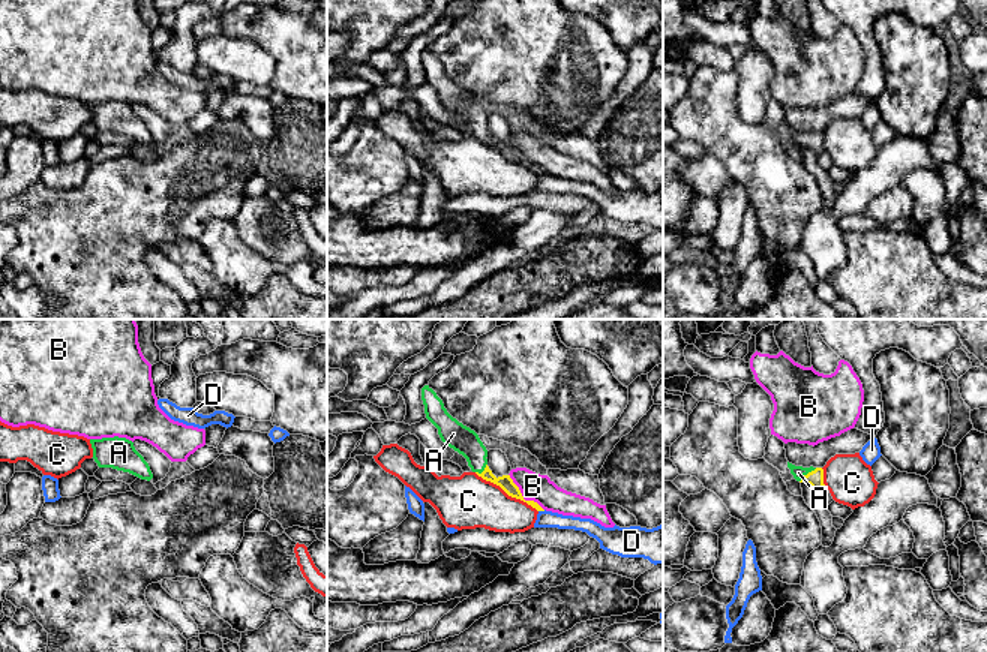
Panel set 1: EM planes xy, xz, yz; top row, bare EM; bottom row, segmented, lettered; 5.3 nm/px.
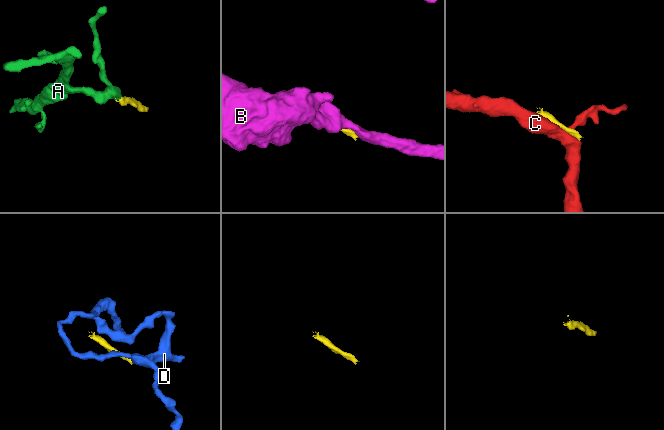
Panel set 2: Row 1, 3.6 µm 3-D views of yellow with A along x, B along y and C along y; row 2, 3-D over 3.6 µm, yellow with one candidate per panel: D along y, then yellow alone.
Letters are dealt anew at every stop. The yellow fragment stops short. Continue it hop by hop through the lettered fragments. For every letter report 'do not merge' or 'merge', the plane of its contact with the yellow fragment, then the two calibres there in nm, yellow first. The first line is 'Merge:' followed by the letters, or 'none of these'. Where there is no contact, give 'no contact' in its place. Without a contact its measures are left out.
Merge: A
A: merge; meets yellow in yz; 90 nm thick on the yellow side, 70 nm on the other
B: do not merge; meets yellow in xz; 80 nm thick on the yellow side, 150 nm on the other
C: do not merge; meets yellow in xz; 80 nm thick on the yellow side, 280 nm on the other
D: do not merge; meets yellow in xz; 80 nm thick on the yellow side, 100 nm on the other

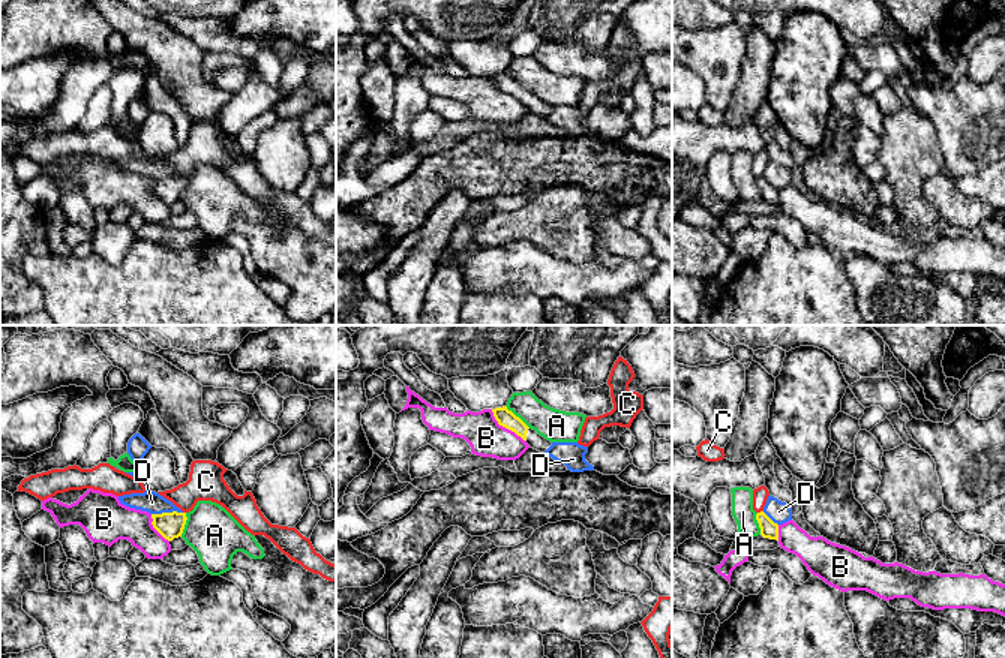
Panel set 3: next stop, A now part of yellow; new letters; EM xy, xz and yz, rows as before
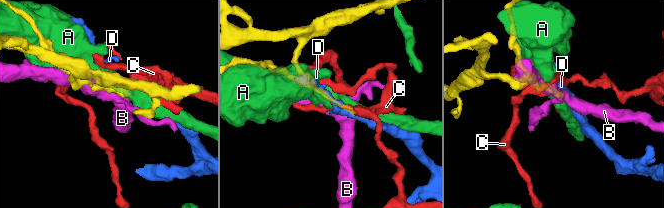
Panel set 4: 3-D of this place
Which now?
Merge: none of these
A: do not merge; meets yellow in xz; 90 nm thick on the yellow side, 180 nm on the other
B: do not merge; meets yellow in xz; 90 nm thick on the yellow side, 200 nm on the other
C: do not merge; meets yellow in yz; 100 nm thick on the yellow side, 80 nm on the other
D: do not merge; meets yellow in xy; 140 nm thick on the yellow side, 120 nm on the other

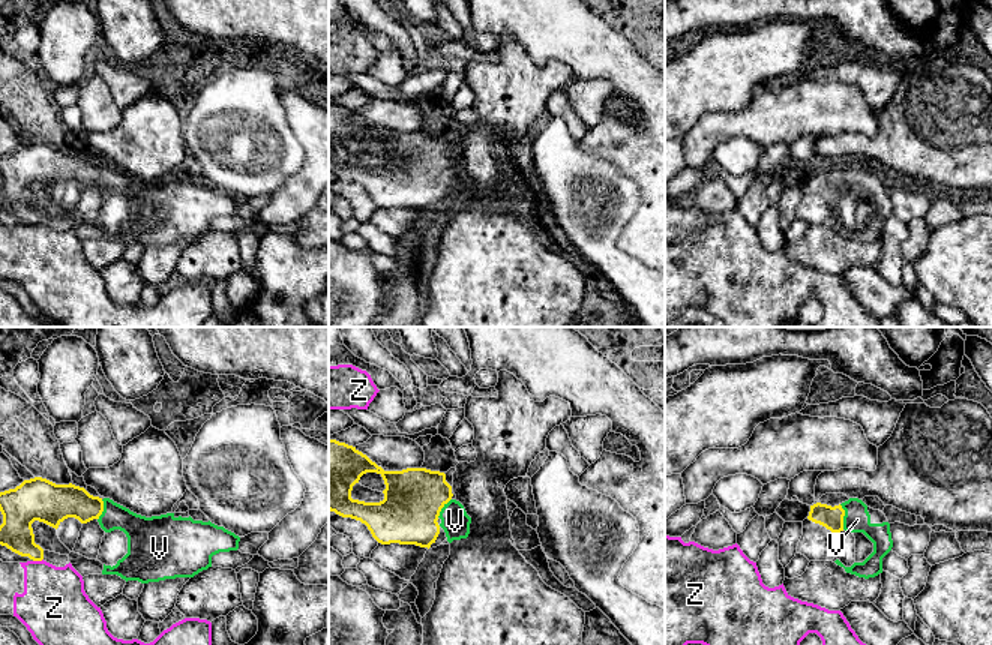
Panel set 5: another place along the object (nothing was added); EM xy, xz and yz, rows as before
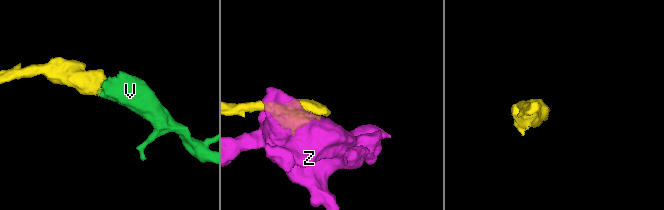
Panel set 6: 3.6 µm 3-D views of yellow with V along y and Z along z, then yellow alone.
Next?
Merge: V
V: merge; meets yellow in yz; 120 nm thick on the yellow side, 140 nm on the other
Z: do not merge; meets yellow in xy; 180 nm thick on the yellow side, 360 nm on the other

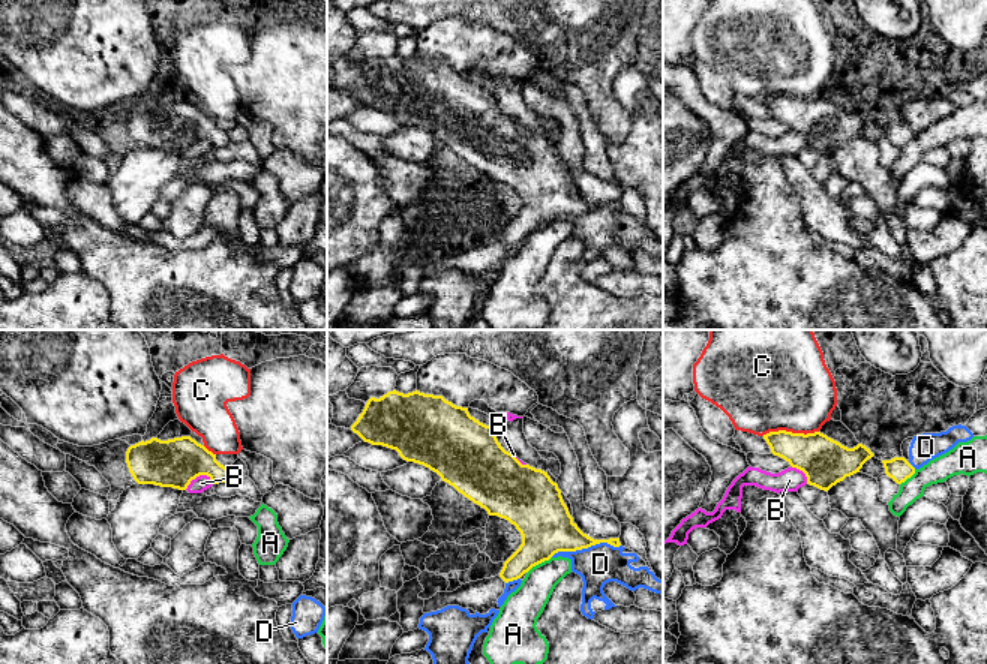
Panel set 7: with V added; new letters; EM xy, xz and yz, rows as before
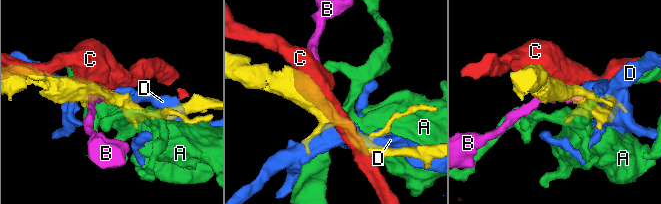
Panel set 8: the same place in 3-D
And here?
Merge: none of these
A: do not merge; meets yellow in xz; 280 nm thick on the yellow side, 200 nm on the other
B: do not merge; meets yellow in xy; 260 nm thick on the yellow side, 90 nm on the other
C: do not merge; meets yellow in yz; 260 nm thick on the yellow side, 480 nm on the other
D: do not merge; meets yellow in xz; 280 nm thick on the yellow side, 220 nm on the other

